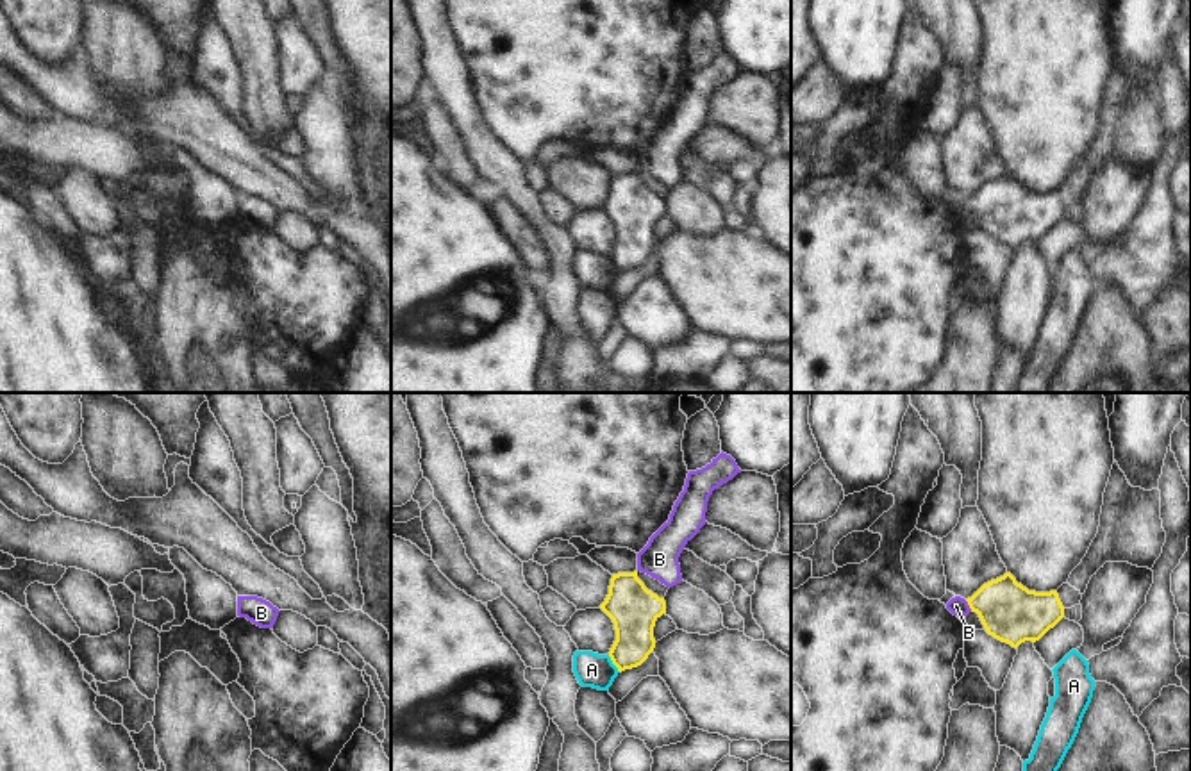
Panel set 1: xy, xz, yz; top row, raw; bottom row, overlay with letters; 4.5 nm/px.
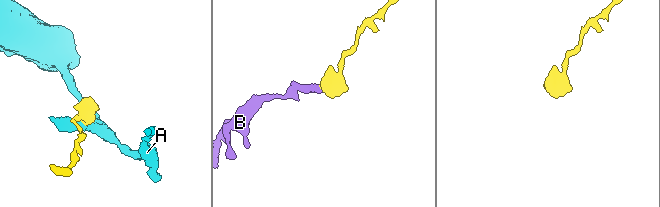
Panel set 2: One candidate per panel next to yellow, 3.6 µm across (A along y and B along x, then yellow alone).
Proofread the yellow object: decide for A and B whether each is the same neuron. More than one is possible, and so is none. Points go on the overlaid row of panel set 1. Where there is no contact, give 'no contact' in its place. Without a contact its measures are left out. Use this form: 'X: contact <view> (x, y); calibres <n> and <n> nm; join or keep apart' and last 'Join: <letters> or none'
A: contact xz (613, 663); calibres 200 and 160 nm; keep apart
B: contact yz (968, 604); calibres 260 and 80 nm; join
Join: B

